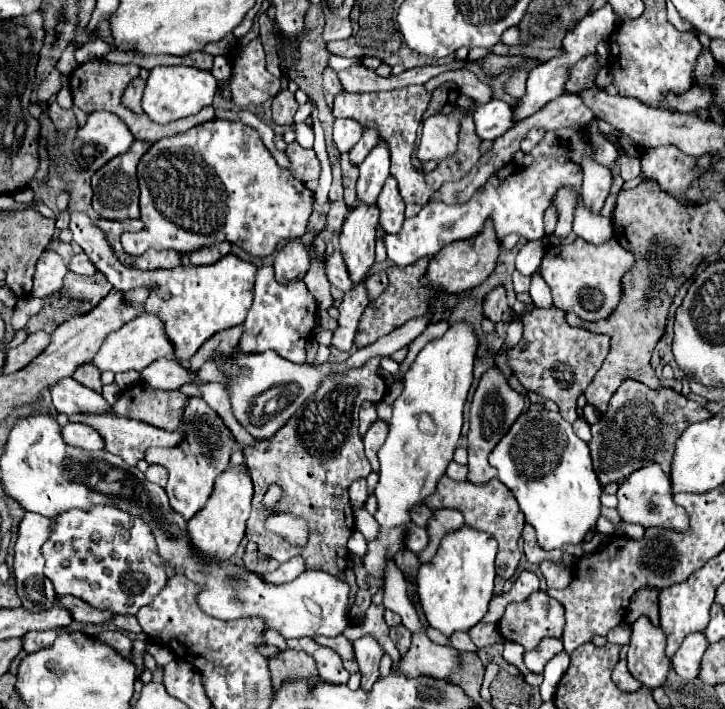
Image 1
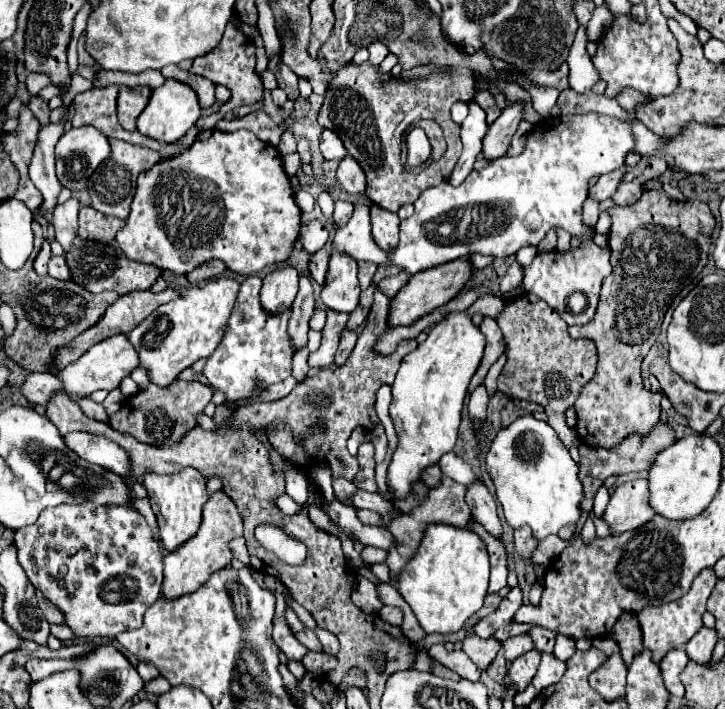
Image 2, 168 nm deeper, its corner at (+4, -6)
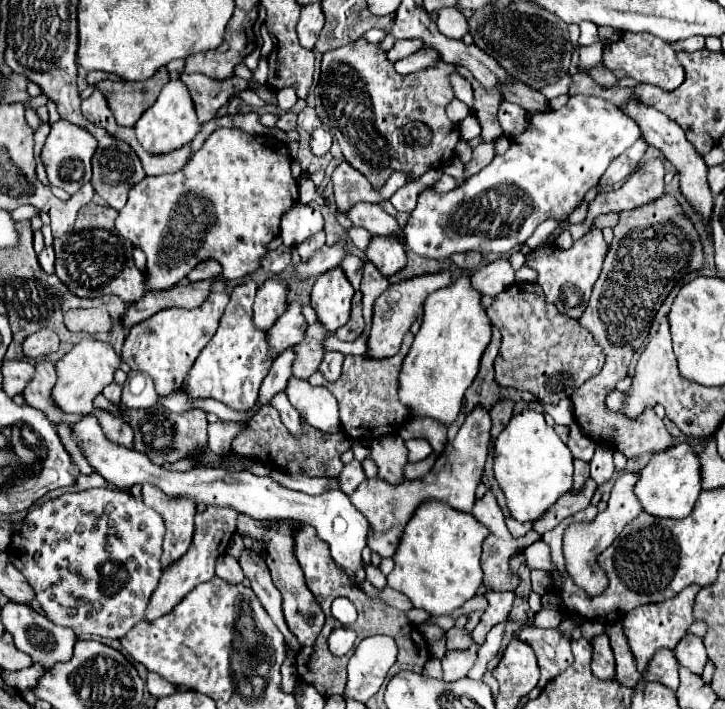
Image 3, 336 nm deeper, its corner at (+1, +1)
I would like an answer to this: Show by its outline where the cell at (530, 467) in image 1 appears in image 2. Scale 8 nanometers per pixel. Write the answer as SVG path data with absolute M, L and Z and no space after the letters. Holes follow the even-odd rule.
M532 414L516 418L508 428L502 428L492 440L486 454L486 470L496 488L496 498L502 504L504 518L512 528L530 526L538 540L580 518L580 500L584 498L578 478L578 464L564 450L556 432Z

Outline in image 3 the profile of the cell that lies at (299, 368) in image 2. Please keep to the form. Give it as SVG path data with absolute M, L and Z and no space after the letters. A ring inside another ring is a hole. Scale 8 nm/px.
M291 377L285 393L295 409L307 419L307 425L325 433L339 431L341 423L337 399L327 387L313 387L305 379Z

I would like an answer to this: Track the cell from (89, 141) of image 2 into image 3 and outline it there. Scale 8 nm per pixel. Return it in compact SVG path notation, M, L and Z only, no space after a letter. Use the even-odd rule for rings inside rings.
M63 119L53 123L51 133L47 135L45 147L41 151L41 159L45 163L49 183L65 189L71 195L75 191L79 191L79 187L89 183L89 179L91 179L91 157L93 157L95 149L97 149L97 139L83 127L75 127L73 123L67 123ZM61 171L63 171L63 175L61 175Z

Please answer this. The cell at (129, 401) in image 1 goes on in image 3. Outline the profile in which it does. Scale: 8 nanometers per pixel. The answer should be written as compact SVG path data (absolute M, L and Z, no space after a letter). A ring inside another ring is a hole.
M153 405L149 409L125 409L123 417L135 431L135 451L145 453L155 465L183 459L197 447L207 445L207 413L203 409L173 413L161 405Z

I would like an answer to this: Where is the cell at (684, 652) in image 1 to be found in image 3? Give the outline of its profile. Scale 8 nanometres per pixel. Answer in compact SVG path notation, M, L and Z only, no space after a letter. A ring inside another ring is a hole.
M657 651L649 663L647 673L643 675L647 681L659 681L665 687L677 691L679 689L679 663L675 663L673 651Z

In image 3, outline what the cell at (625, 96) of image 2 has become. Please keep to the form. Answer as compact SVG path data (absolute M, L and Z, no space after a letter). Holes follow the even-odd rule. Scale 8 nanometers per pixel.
M603 65L595 67L589 75L591 75L599 85L603 85L603 87L611 87L611 85L617 85L617 83L619 83L619 79L613 75L613 71L609 71L609 69L603 67Z

